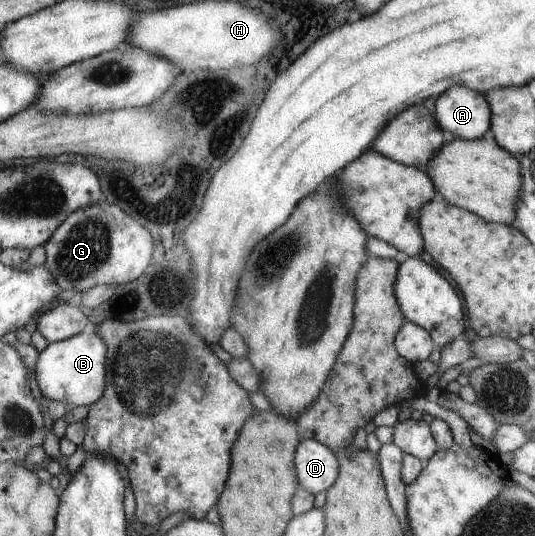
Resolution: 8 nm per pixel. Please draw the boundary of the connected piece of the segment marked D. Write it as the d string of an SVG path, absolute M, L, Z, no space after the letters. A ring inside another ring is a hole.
M312 438L299 440L293 463L298 489L313 496L325 492L338 477L339 463L334 451Z

